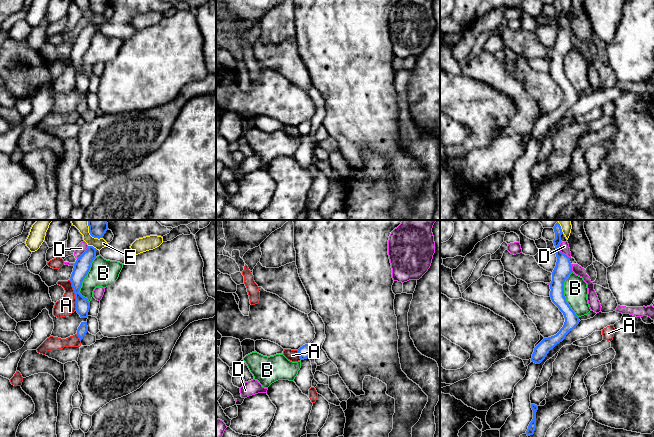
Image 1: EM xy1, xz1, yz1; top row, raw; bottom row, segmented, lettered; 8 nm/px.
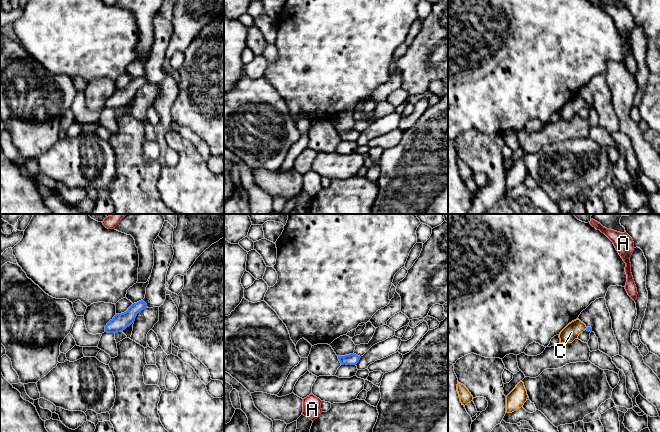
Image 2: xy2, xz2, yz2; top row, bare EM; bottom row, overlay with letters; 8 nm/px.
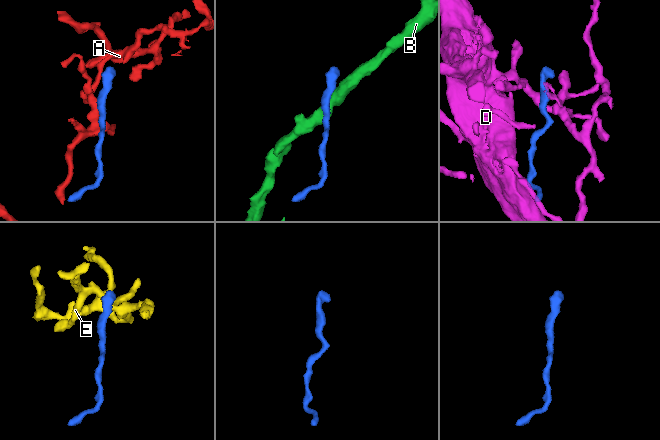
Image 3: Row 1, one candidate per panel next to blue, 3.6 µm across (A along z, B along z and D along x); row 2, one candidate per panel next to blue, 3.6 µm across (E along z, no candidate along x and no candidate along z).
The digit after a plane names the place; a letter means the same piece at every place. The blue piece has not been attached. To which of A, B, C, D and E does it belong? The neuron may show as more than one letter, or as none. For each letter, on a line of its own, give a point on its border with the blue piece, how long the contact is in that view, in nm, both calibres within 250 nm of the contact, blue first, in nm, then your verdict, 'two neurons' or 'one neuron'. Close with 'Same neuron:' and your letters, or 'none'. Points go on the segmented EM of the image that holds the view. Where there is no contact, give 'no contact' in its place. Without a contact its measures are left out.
A: xy1 (75, 295) | 240 nm | 130/150 nm | two neurons
B: xy1 (83, 279) | 380 nm | 130/220 nm | two neurons
C: yz2 (586, 328) | 30 nm | 40/130 nm | one neuron
D: yz1 (559, 250) | 150 nm | 140/80 nm | two neurons
E: xy1 (93, 247) | 90 nm | 130/130 nm | two neurons
Same neuron: C

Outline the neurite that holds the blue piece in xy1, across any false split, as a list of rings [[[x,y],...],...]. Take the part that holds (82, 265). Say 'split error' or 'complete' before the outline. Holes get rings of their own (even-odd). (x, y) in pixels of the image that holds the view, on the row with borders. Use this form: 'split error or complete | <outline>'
complete | [[[88,246],[86,251],[76,260],[70,277],[70,281],[75,293],[76,311],[81,318],[88,317],[90,302],[87,298],[83,297],[79,291],[84,278],[87,276],[90,270],[91,263],[96,258],[96,251],[97,249],[93,246]]]

